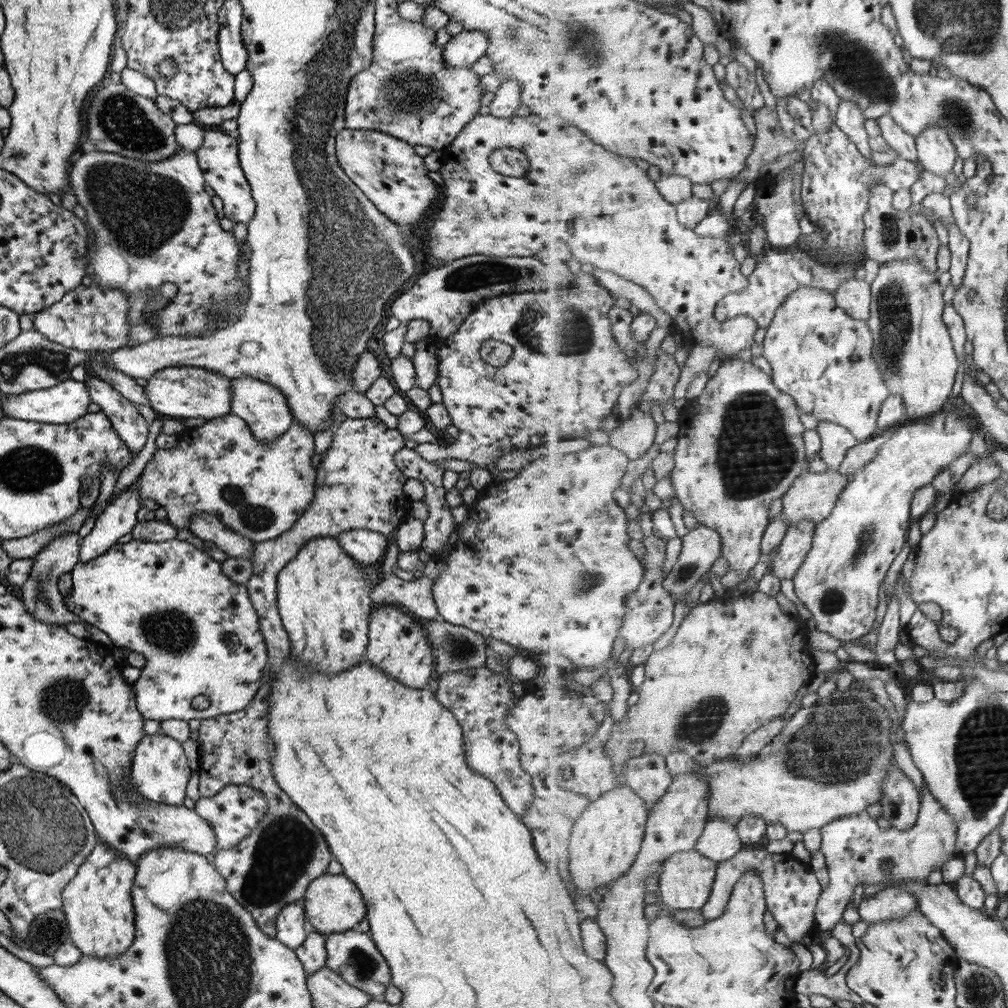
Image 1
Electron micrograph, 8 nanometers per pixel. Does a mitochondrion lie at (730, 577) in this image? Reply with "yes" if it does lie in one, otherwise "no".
no

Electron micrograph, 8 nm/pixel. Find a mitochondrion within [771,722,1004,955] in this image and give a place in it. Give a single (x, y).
(894, 809)

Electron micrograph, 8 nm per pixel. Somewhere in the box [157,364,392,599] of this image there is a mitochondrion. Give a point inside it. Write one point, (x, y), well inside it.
(258, 517)

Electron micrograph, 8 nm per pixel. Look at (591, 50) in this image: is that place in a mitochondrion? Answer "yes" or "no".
yes

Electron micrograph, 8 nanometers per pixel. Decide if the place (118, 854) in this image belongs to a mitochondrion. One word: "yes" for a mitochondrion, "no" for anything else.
no

